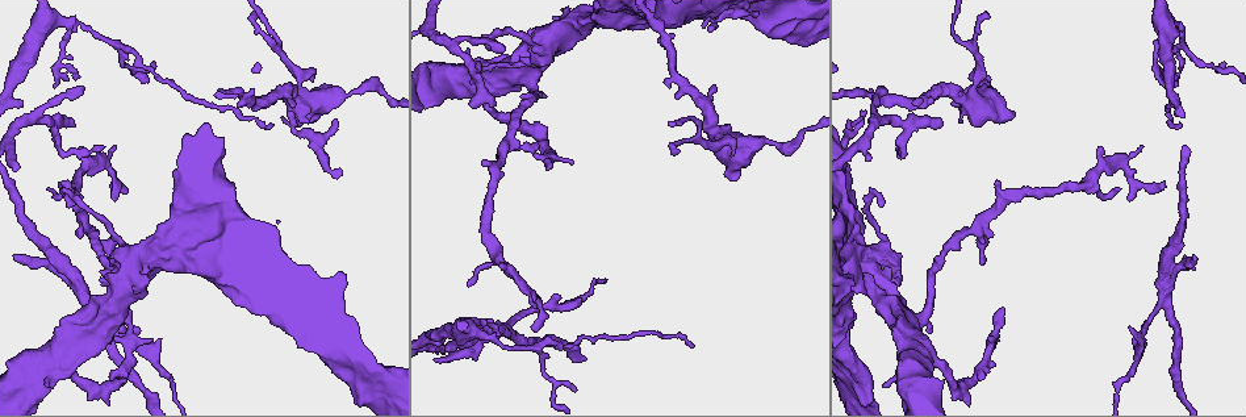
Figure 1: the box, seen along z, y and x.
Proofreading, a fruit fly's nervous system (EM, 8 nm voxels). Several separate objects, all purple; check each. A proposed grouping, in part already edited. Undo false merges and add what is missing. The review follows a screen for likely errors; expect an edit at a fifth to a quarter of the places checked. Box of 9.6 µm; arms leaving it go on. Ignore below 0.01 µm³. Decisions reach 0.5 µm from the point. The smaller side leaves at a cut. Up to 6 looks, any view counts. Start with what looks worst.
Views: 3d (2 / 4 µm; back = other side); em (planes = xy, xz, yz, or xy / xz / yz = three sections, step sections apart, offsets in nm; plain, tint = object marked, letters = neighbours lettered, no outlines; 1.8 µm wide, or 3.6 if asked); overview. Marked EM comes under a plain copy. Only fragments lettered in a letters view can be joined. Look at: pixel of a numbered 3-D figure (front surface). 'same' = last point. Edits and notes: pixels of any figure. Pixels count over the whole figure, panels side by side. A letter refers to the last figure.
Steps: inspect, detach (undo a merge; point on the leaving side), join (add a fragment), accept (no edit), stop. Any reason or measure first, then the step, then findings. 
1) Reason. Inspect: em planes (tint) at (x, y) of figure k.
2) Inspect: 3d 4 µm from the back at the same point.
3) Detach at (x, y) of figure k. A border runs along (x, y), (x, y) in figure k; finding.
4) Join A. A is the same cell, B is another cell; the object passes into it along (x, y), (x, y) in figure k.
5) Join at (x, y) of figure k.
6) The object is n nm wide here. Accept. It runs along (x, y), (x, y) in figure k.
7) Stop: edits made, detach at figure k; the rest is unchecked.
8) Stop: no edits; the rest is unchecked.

Side arm on a straight run. Inspect: em xy step 4 (tint) at (501, 326) of figure 1.

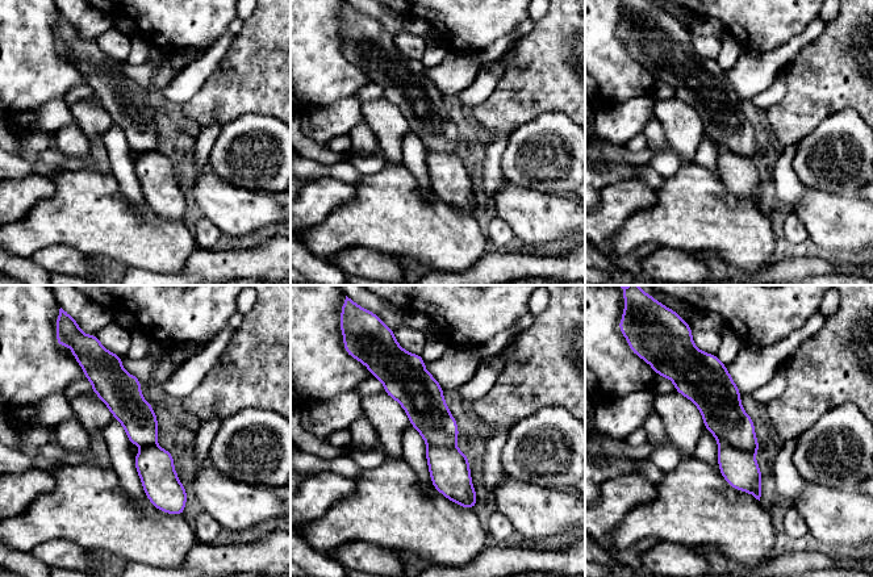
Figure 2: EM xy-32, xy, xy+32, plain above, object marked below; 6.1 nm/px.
Inspect: em yz step 16 (tint) at the same point.

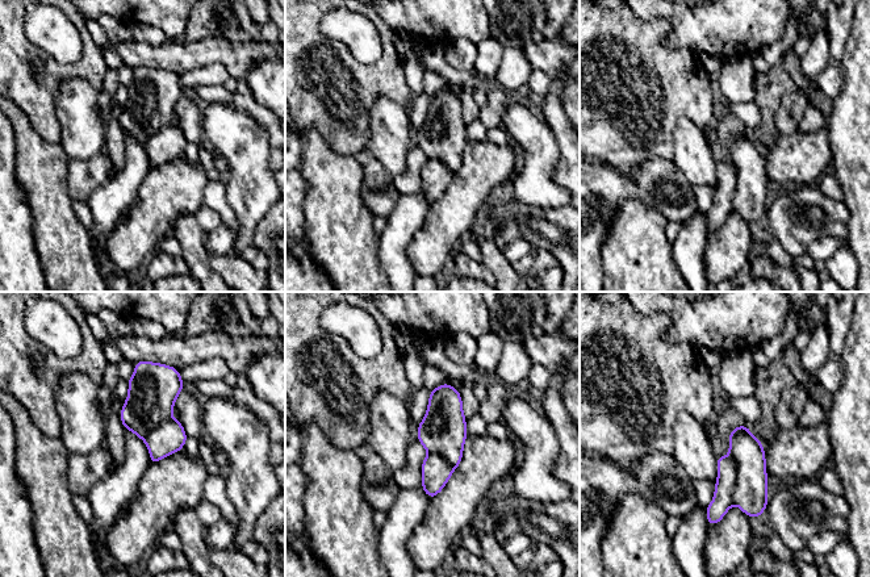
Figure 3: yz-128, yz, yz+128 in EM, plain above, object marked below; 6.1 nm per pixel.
See the neighbours. Inspect: em yz step 16 (letters) at the same point.

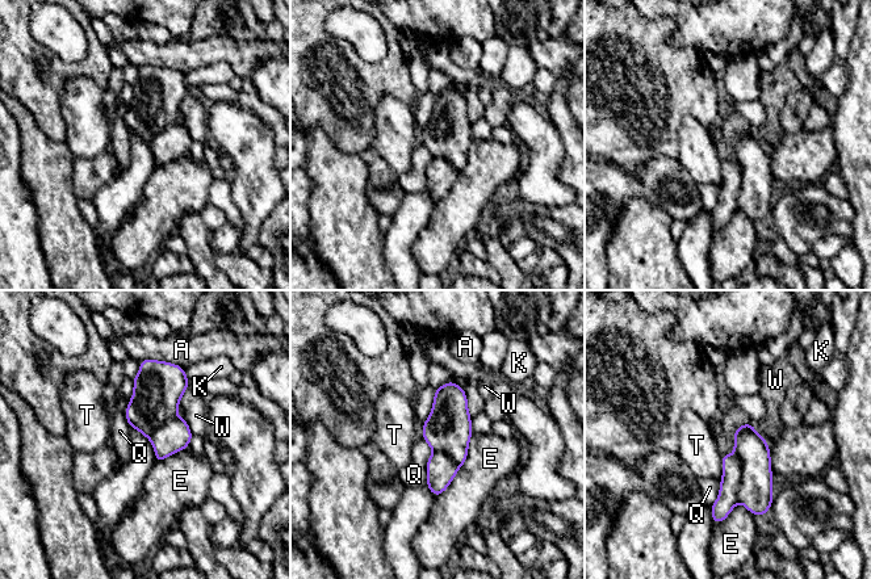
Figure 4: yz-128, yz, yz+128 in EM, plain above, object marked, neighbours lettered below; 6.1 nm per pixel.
Detach at (732, 469) of figure 4. A, E, K, Q, T and W are other cells; two neurons meet here.

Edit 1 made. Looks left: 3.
Inspect: overview.

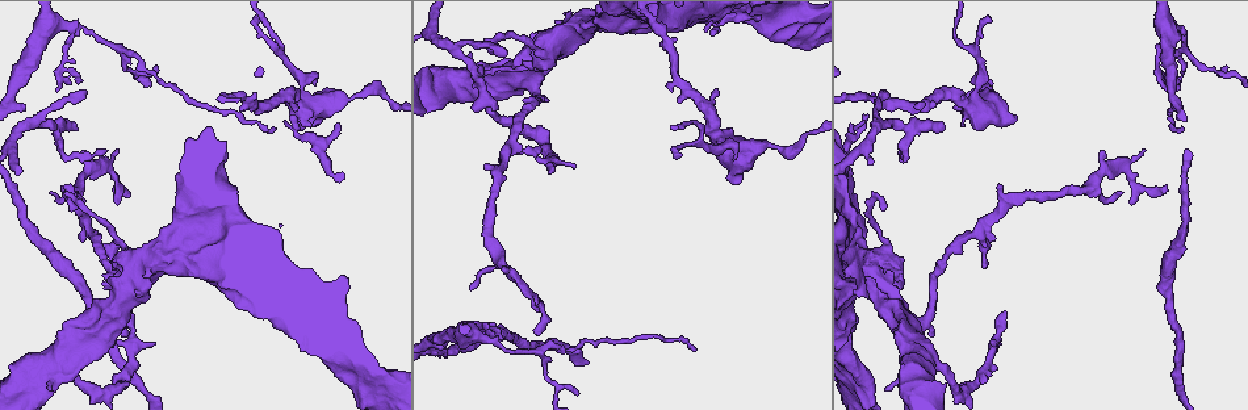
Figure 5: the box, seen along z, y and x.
Branch stops here. Inspect: em planes (letters) at (1016, 119) of figure 5.

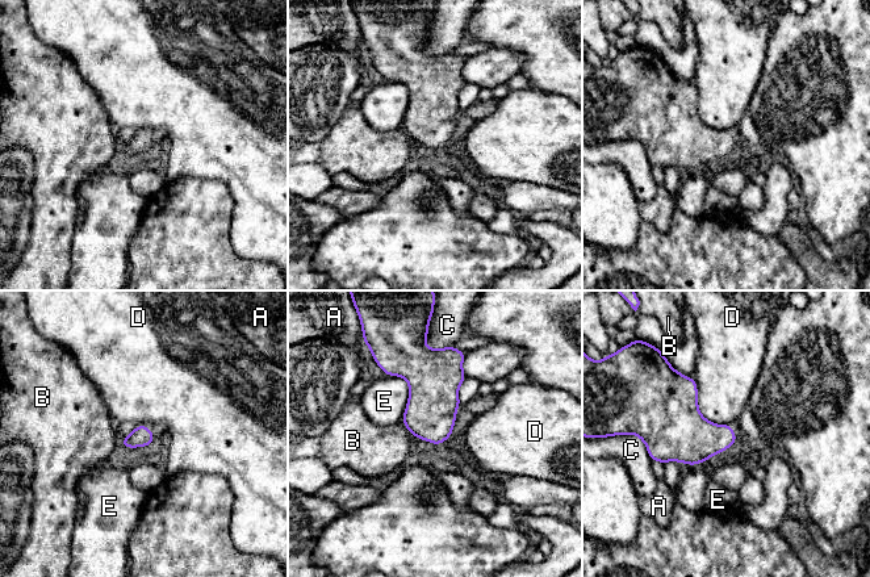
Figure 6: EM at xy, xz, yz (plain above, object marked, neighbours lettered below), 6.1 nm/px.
The longest contact is with D, 360 nm. Accept. A, B, C, D and E are other cells; none of them fits.

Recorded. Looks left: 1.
Stop: edits made, detach at figure 4; the rest is unchecked.

